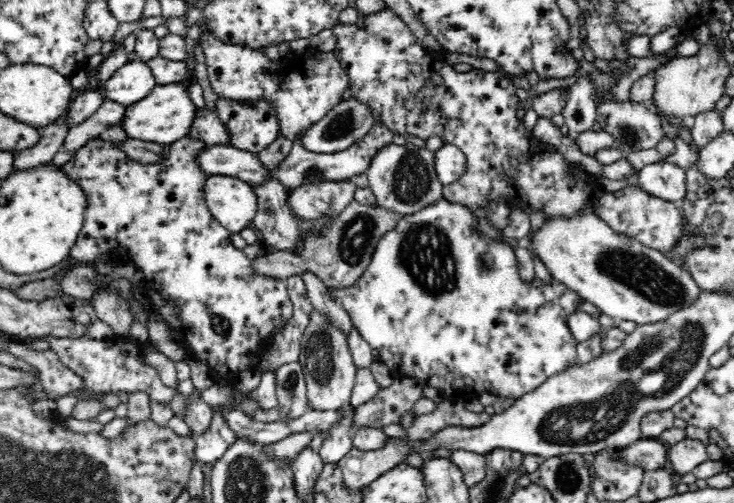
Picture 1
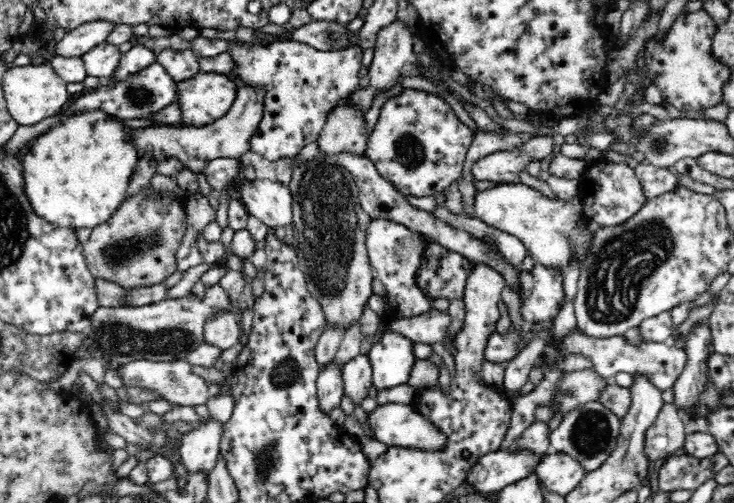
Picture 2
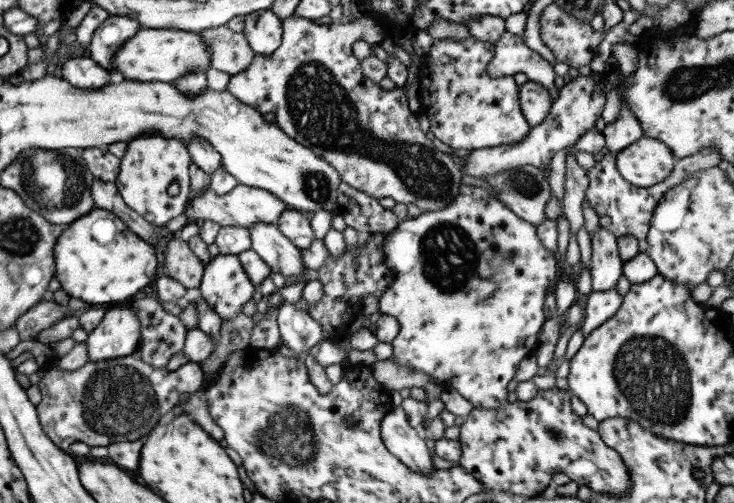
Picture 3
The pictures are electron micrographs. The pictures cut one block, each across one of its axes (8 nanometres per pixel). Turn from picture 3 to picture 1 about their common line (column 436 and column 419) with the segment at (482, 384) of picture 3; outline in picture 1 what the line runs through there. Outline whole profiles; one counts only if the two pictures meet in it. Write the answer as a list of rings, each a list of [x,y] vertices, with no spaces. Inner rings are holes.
[[[440,198],[422,210],[414,214],[402,216],[396,226],[387,232],[379,241],[374,250],[372,261],[362,272],[362,276],[348,288],[328,287],[328,295],[333,302],[347,312],[348,323],[356,329],[360,336],[366,340],[376,355],[376,360],[390,368],[390,375],[394,380],[416,378],[424,381],[425,386],[430,386],[441,391],[446,399],[461,400],[466,398],[478,398],[484,393],[494,394],[497,398],[518,399],[538,388],[547,378],[568,370],[575,365],[577,356],[577,340],[567,323],[569,314],[580,311],[579,304],[583,302],[578,294],[568,288],[563,282],[551,277],[548,283],[534,278],[526,282],[518,275],[516,256],[512,246],[502,241],[490,240],[482,237],[474,229],[474,215],[472,211],[458,203],[450,202],[446,198]]]

